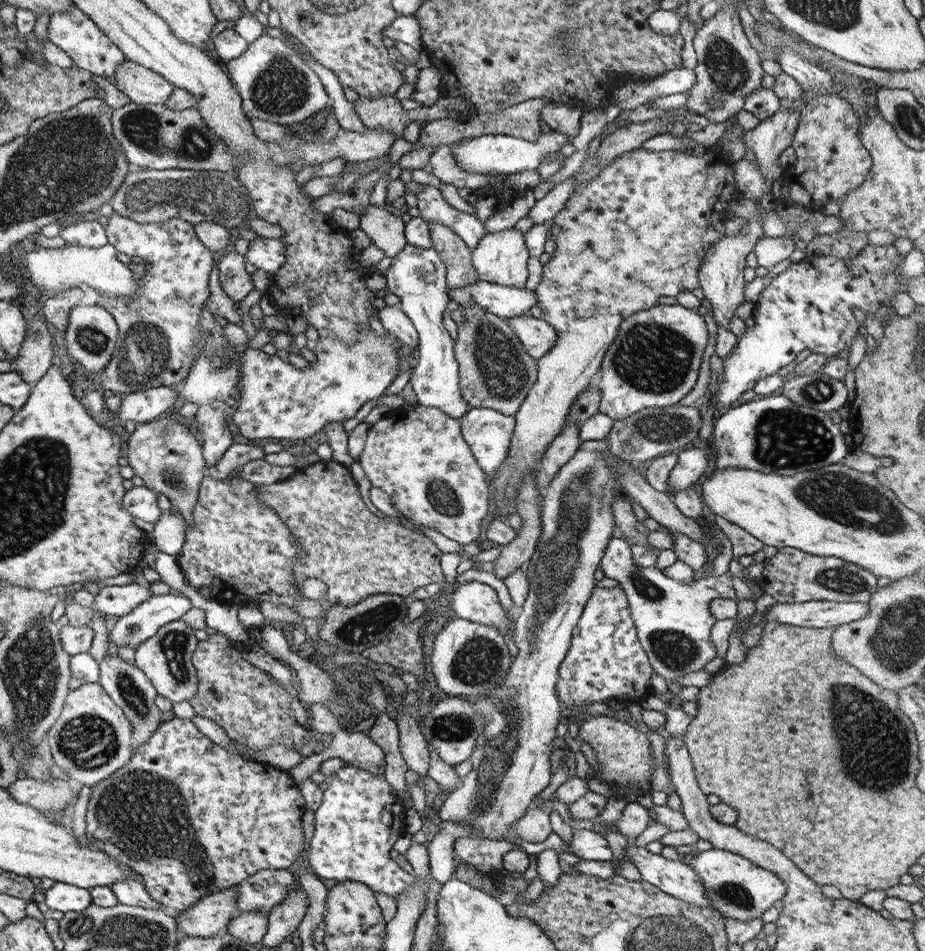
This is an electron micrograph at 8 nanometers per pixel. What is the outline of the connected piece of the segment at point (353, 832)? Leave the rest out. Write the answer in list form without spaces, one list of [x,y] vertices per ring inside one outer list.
[[[347,764],[338,768],[333,775],[328,776],[329,786],[323,792],[320,807],[315,812],[315,828],[308,846],[306,860],[313,872],[323,881],[339,882],[356,880],[368,885],[373,891],[385,892],[398,902],[398,895],[408,889],[416,881],[416,877],[404,871],[390,858],[390,852],[400,836],[408,829],[405,818],[406,808],[394,793],[392,785],[385,779],[385,775],[374,775]]]

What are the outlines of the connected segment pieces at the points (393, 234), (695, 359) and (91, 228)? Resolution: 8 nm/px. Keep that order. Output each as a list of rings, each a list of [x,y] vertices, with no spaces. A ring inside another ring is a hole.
[[[368,204],[360,216],[359,228],[370,237],[372,245],[380,248],[390,259],[409,243],[405,236],[405,222],[382,207]]]
[[[658,304],[626,317],[594,381],[602,392],[600,413],[619,421],[642,409],[678,404],[698,380],[706,344],[708,328],[704,317],[688,307]]]
[[[79,220],[69,226],[63,226],[59,236],[68,245],[78,247],[101,248],[109,244],[105,228],[98,221]]]

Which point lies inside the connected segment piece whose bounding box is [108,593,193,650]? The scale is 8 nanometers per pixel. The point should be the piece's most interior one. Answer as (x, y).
(136, 627)

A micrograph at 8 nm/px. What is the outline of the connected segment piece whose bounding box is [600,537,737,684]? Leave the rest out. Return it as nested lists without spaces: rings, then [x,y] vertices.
[[[616,537],[608,541],[600,569],[606,577],[621,582],[620,588],[629,601],[642,649],[652,668],[668,684],[674,684],[686,674],[704,670],[707,663],[717,658],[716,648],[710,642],[710,631],[717,622],[710,611],[710,602],[716,598],[737,600],[729,570],[715,578],[702,578],[691,584],[683,584],[665,576],[657,566],[643,569],[636,566],[629,542]]]

